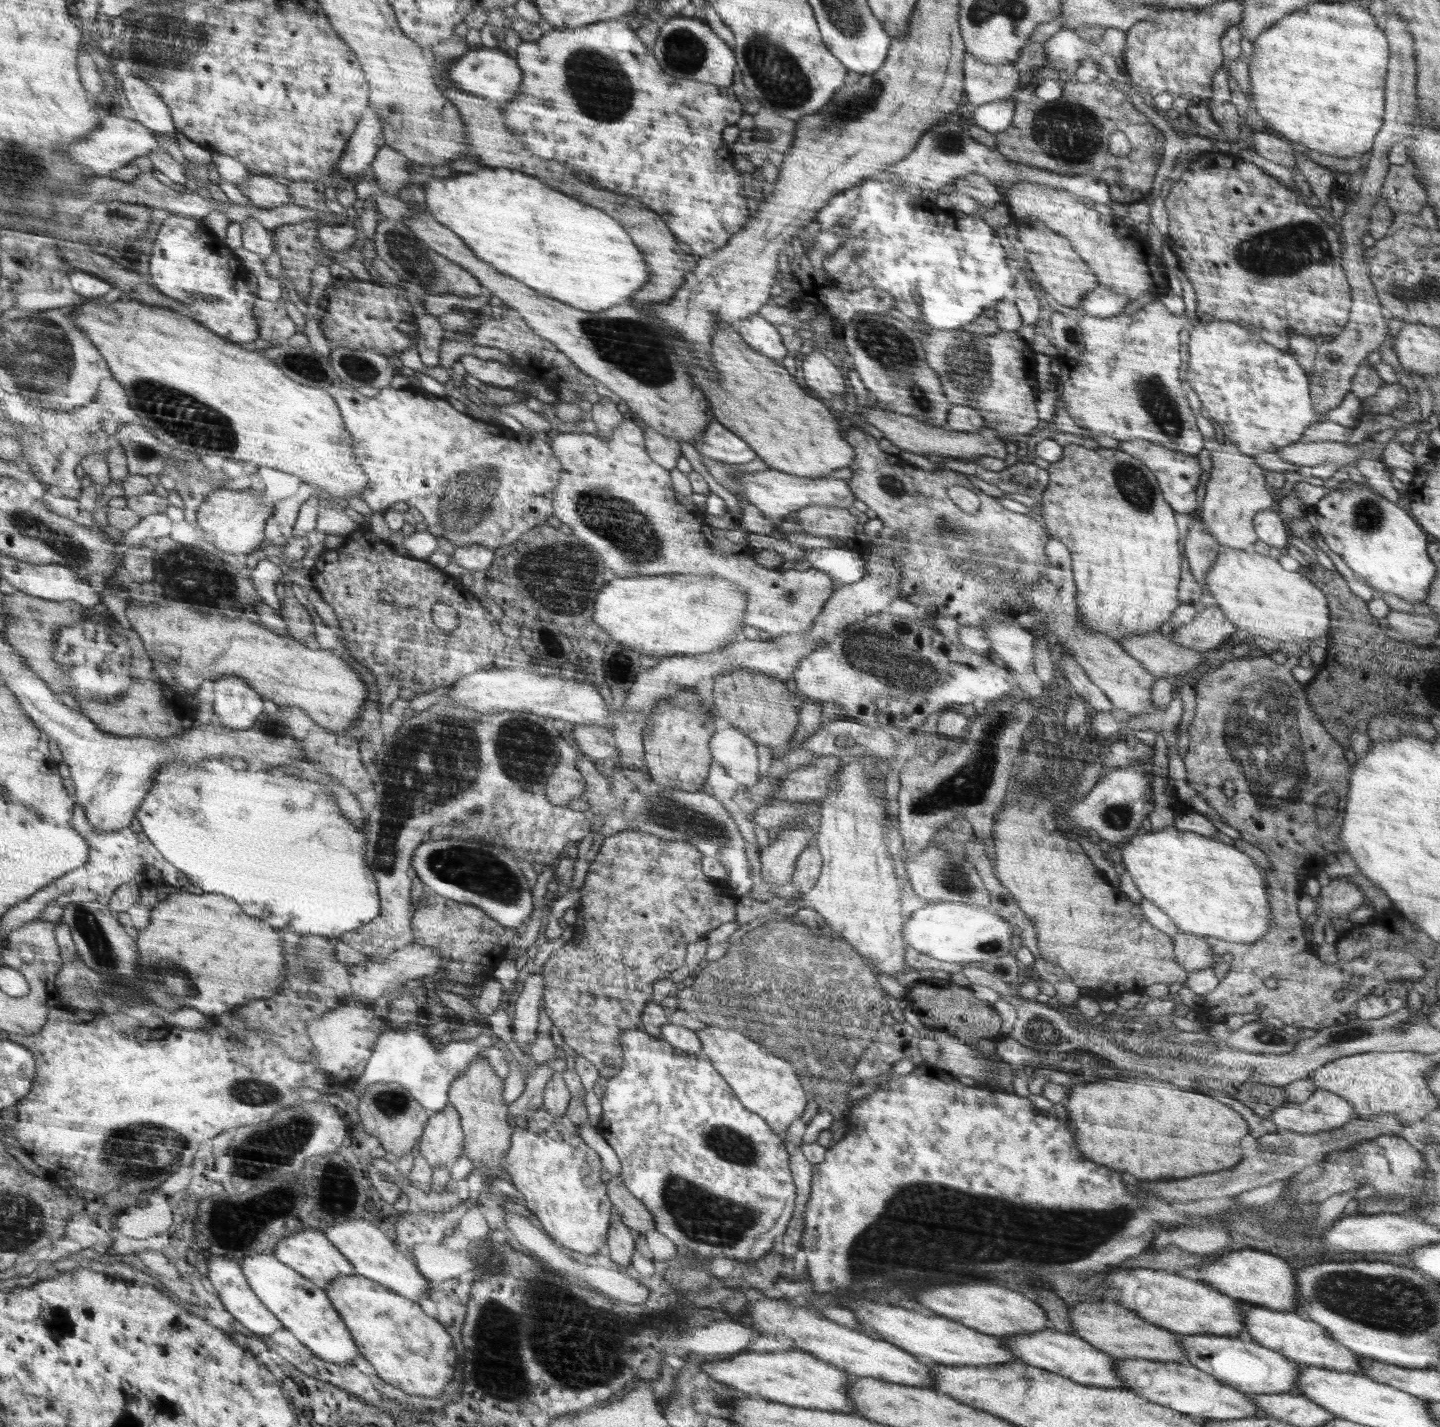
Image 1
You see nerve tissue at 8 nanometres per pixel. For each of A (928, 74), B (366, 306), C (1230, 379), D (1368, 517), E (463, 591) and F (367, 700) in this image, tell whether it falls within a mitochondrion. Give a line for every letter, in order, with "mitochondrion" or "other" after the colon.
A: other
B: other
C: other
D: mitochondrion
E: other
F: other

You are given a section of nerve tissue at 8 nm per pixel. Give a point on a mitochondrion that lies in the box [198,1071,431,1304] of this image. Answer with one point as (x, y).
(261, 1154)

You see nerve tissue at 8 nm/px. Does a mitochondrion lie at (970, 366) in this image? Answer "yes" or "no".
yes

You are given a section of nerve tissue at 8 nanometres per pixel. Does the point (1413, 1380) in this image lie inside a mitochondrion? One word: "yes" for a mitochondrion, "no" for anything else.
no

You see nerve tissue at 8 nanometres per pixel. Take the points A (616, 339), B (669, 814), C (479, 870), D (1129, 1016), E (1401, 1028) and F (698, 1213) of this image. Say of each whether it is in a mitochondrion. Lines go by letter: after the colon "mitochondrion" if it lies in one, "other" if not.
A: mitochondrion
B: mitochondrion
C: mitochondrion
D: other
E: mitochondrion
F: mitochondrion

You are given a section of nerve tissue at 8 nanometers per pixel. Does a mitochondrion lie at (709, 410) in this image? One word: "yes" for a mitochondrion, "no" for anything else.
no

